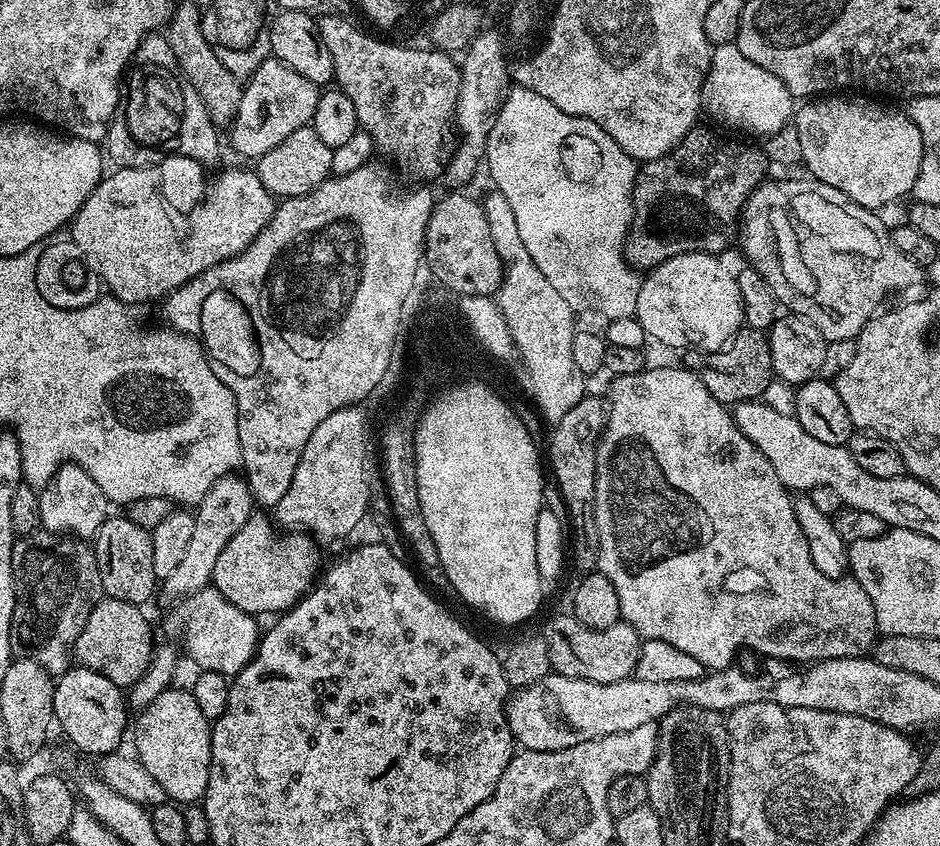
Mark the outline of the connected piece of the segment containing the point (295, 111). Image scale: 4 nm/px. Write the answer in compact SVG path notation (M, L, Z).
M275 58L264 60L262 66L258 66L258 70L254 70L254 74L247 77L243 85L240 105L230 125L233 150L240 156L252 156L251 158L259 158L262 154L266 154L266 150L274 150L274 146L278 146L278 142L282 142L285 138L290 138L294 130L311 125L314 106L318 106L320 94L321 89L318 85L310 82L310 78L302 78L298 70L290 70L290 66Z

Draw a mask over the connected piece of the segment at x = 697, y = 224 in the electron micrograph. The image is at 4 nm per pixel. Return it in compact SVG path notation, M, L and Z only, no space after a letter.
M703 126L691 128L682 138L682 142L678 142L678 146L673 152L668 152L657 160L649 160L639 169L636 185L632 191L632 224L628 228L628 241L624 244L624 256L628 263L637 270L649 270L658 267L660 263L666 262L667 259L674 258L675 255L682 255L687 252L723 254L722 252L726 251L737 239L738 221L741 219L744 204L754 189L764 183L766 179L764 171L767 168L770 168L770 161L757 145L755 148L752 144L739 144L736 140L723 140L718 133L711 132L710 129L703 128Z

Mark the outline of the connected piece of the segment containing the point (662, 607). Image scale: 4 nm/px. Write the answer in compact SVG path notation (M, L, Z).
M648 366L638 374L615 377L611 383L612 389L609 390L608 396L606 395L608 423L604 425L604 433L601 434L596 447L594 494L596 495L596 525L600 535L598 538L598 570L606 578L610 578L614 590L618 593L621 621L634 626L636 633L644 640L661 640L662 642L670 642L670 646L678 646L678 650L692 655L693 658L698 658L698 662L702 662L702 666L706 670L723 670L733 667L734 661L741 650L751 650L761 657L773 656L776 660L797 660L797 665L800 666L808 666L821 660L850 658L851 656L862 656L871 653L878 639L878 629L874 618L874 602L870 602L870 594L866 594L866 590L862 590L862 586L858 581L851 578L831 580L826 578L826 574L822 574L822 570L818 570L818 566L814 566L814 562L810 558L810 546L806 542L806 538L802 534L802 526L798 526L798 518L794 514L793 497L790 495L789 489L785 488L778 478L778 474L774 474L774 466L770 466L770 462L764 457L762 450L758 450L758 446L754 446L754 442L750 442L750 438L746 438L746 434L742 434L742 430L736 425L735 415L722 402L718 402L718 398L714 398L714 394L710 394L710 390L706 390L699 371L692 369L691 372L688 368L652 368L652 366Z

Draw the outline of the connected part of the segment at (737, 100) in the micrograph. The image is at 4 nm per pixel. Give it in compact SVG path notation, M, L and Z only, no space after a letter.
M735 42L731 44L717 44L713 47L712 57L708 73L702 86L702 98L700 99L703 111L708 112L720 124L725 124L728 128L737 128L740 132L749 132L752 136L767 138L775 134L778 130L789 127L794 116L794 98L786 86L770 70L762 70L762 66L750 62L742 50L738 50Z

